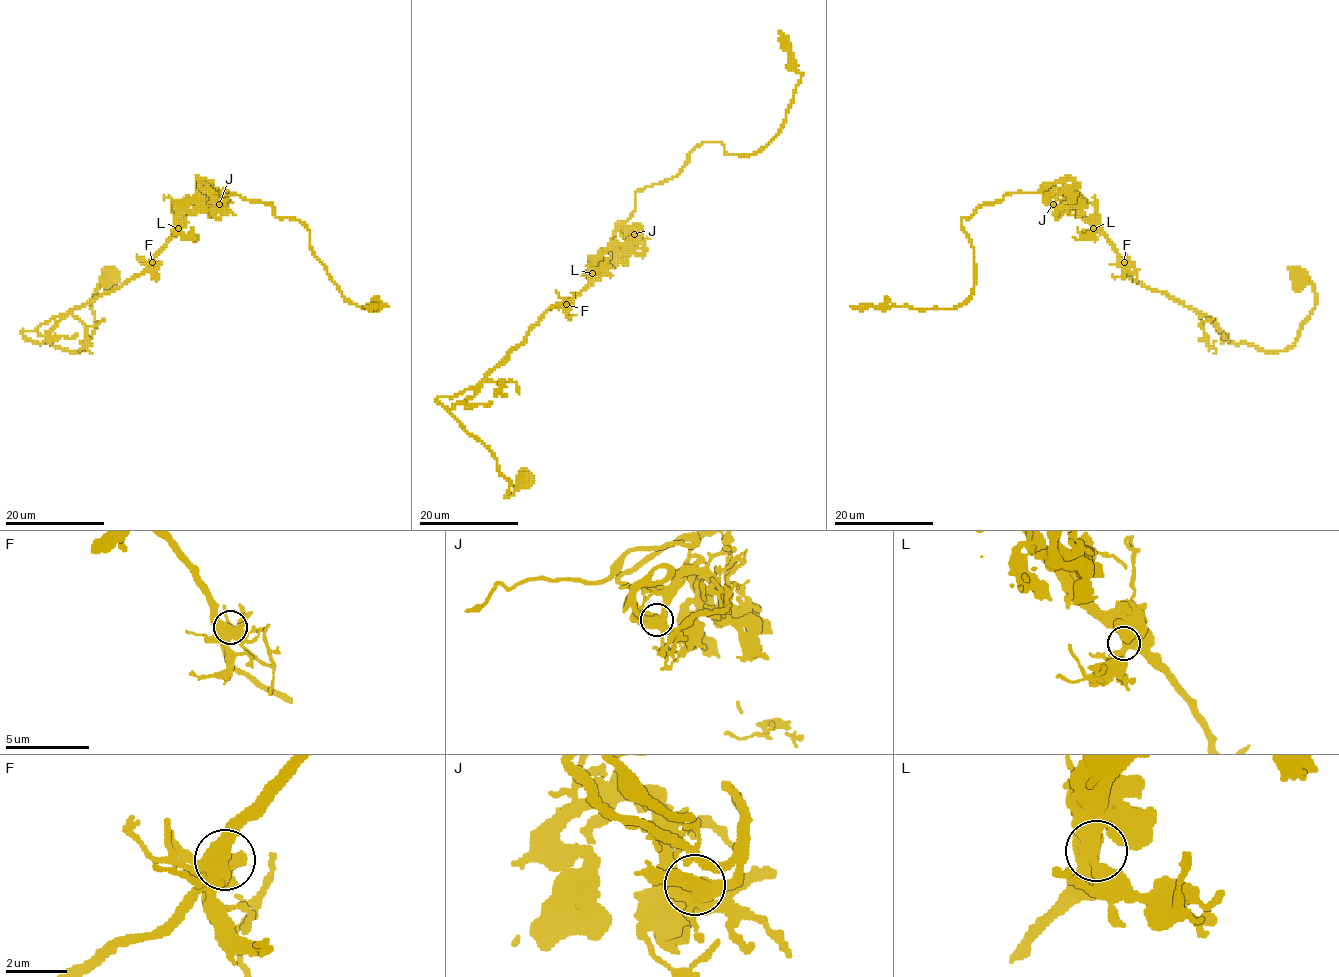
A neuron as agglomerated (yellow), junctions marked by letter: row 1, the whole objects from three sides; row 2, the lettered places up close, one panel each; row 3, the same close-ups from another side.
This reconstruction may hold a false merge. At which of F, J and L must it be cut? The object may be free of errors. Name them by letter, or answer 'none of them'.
none of them

